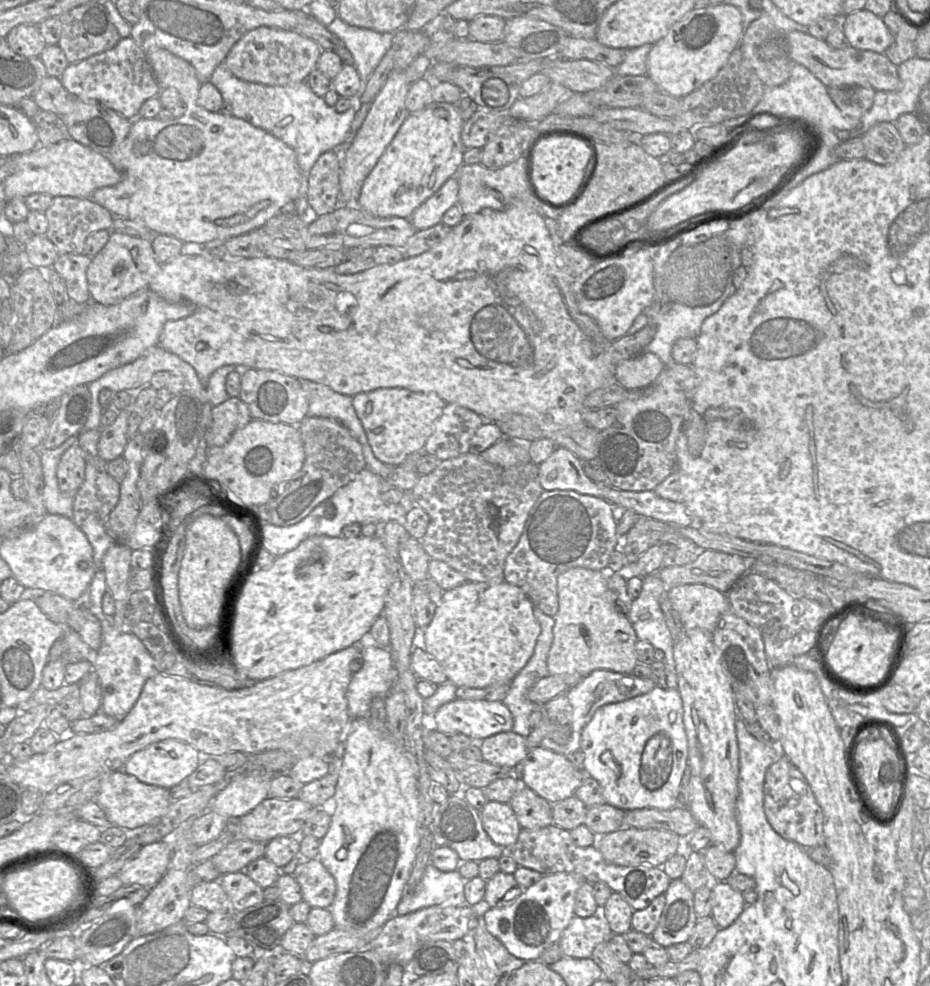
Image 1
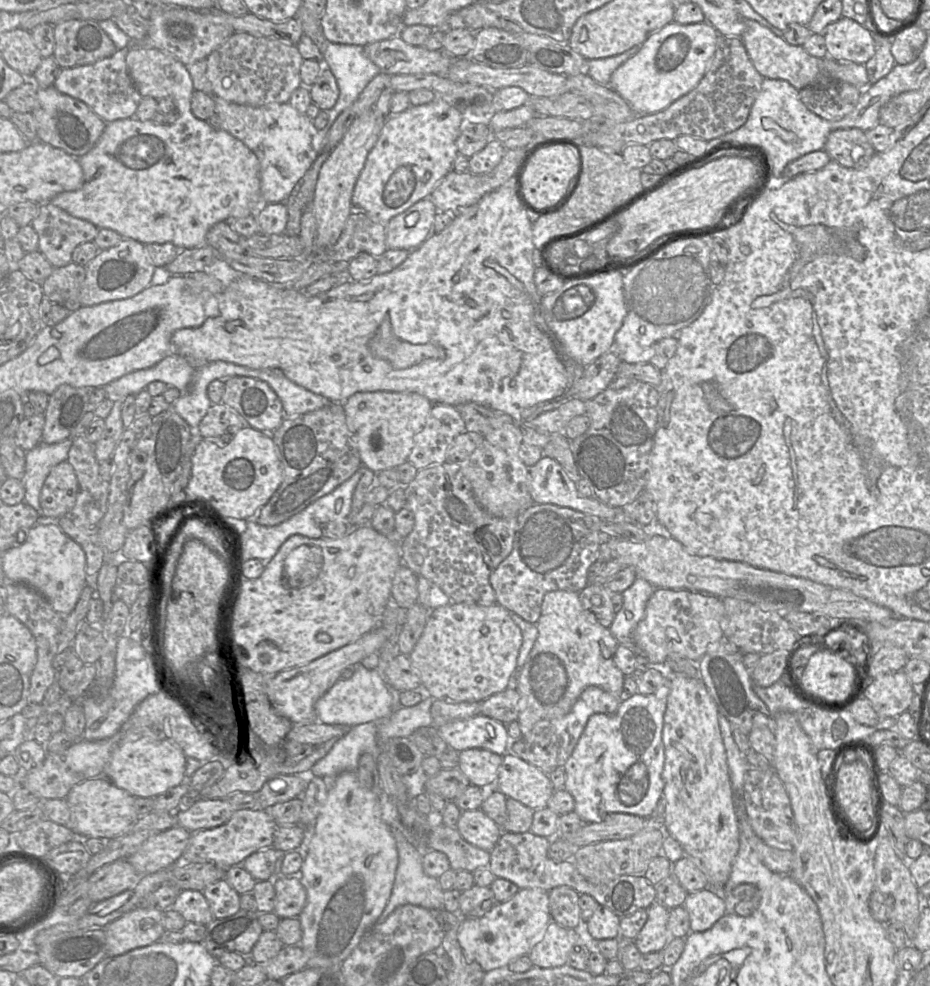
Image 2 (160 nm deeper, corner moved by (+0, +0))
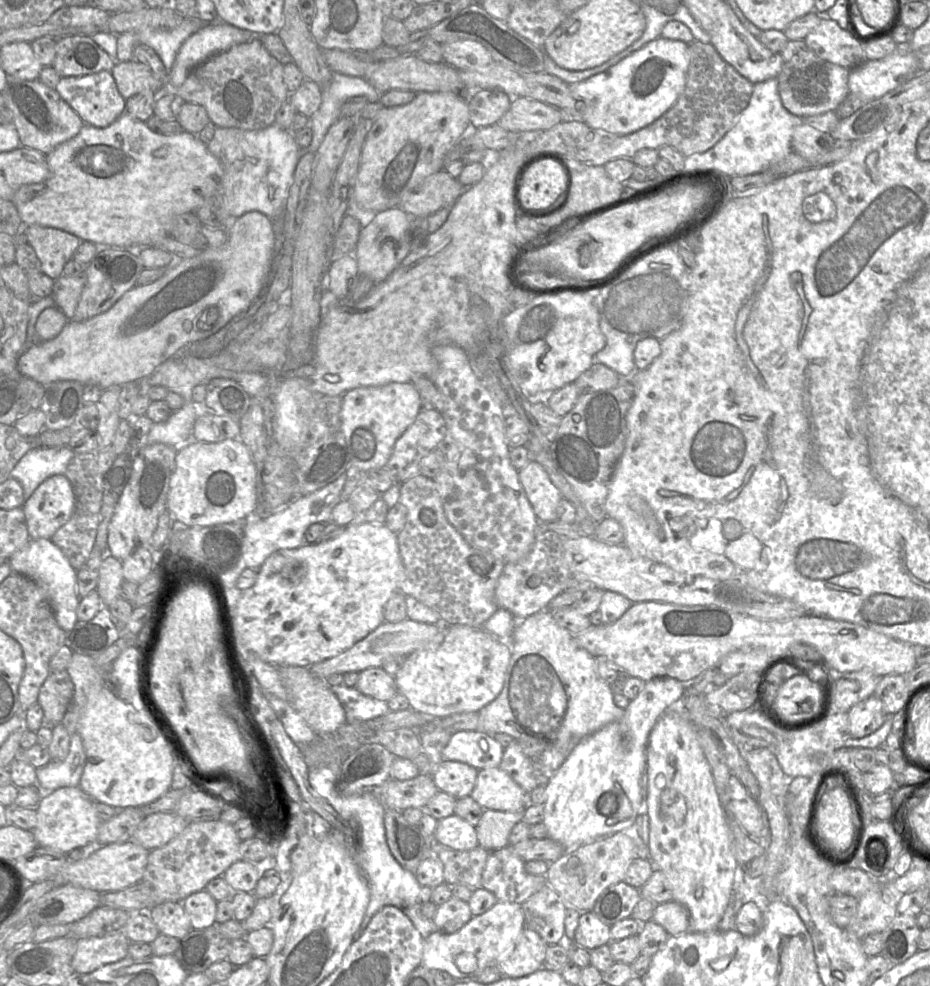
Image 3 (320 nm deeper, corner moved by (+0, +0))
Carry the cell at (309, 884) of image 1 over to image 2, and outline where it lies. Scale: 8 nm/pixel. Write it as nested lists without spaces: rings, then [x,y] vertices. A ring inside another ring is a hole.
[[[278,876],[273,878],[276,893],[273,912],[280,918],[298,917],[302,912],[307,894],[298,876]]]

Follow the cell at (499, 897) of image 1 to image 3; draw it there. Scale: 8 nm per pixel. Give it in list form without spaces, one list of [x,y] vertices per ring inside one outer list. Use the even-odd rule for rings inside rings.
[[[451,897],[438,906],[432,920],[437,931],[452,934],[462,928],[472,917],[468,902]]]

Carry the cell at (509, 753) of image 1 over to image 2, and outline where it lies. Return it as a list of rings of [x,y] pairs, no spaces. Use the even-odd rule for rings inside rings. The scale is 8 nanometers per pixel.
[[[472,748],[459,752],[458,768],[471,785],[495,787],[503,756],[489,750]]]

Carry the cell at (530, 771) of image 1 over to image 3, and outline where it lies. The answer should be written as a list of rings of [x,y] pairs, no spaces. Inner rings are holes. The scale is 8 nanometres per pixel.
[[[494,767],[478,771],[470,796],[485,810],[523,811],[526,794],[510,775]]]

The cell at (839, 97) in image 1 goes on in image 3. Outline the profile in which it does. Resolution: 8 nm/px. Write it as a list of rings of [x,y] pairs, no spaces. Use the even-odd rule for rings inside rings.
[[[806,50],[785,62],[776,78],[782,104],[787,111],[800,118],[835,111],[849,95],[849,72],[850,69],[824,61],[813,51]]]

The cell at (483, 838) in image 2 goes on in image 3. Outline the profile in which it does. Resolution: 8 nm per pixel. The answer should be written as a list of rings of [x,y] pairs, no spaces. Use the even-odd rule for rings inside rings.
[[[453,814],[437,820],[435,839],[440,845],[454,850],[471,850],[478,847],[475,826]]]

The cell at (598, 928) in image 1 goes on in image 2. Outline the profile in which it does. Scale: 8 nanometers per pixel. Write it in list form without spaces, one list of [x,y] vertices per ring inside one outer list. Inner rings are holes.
[[[551,922],[542,940],[528,953],[533,966],[554,968],[566,964],[572,949],[581,944],[575,929]]]

